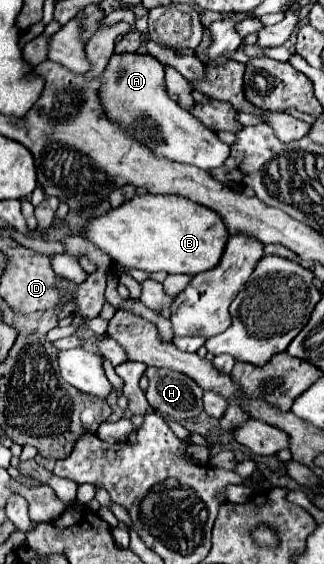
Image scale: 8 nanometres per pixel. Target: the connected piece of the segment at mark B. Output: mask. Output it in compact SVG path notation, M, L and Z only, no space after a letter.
M136 194L134 198L126 200L120 208L112 208L102 216L90 218L82 228L82 236L124 268L138 268L146 272L164 270L168 274L188 274L188 276L214 268L228 240L224 222L220 220L220 216L216 216L216 212L180 196L154 196L154 194L144 194L144 196Z

